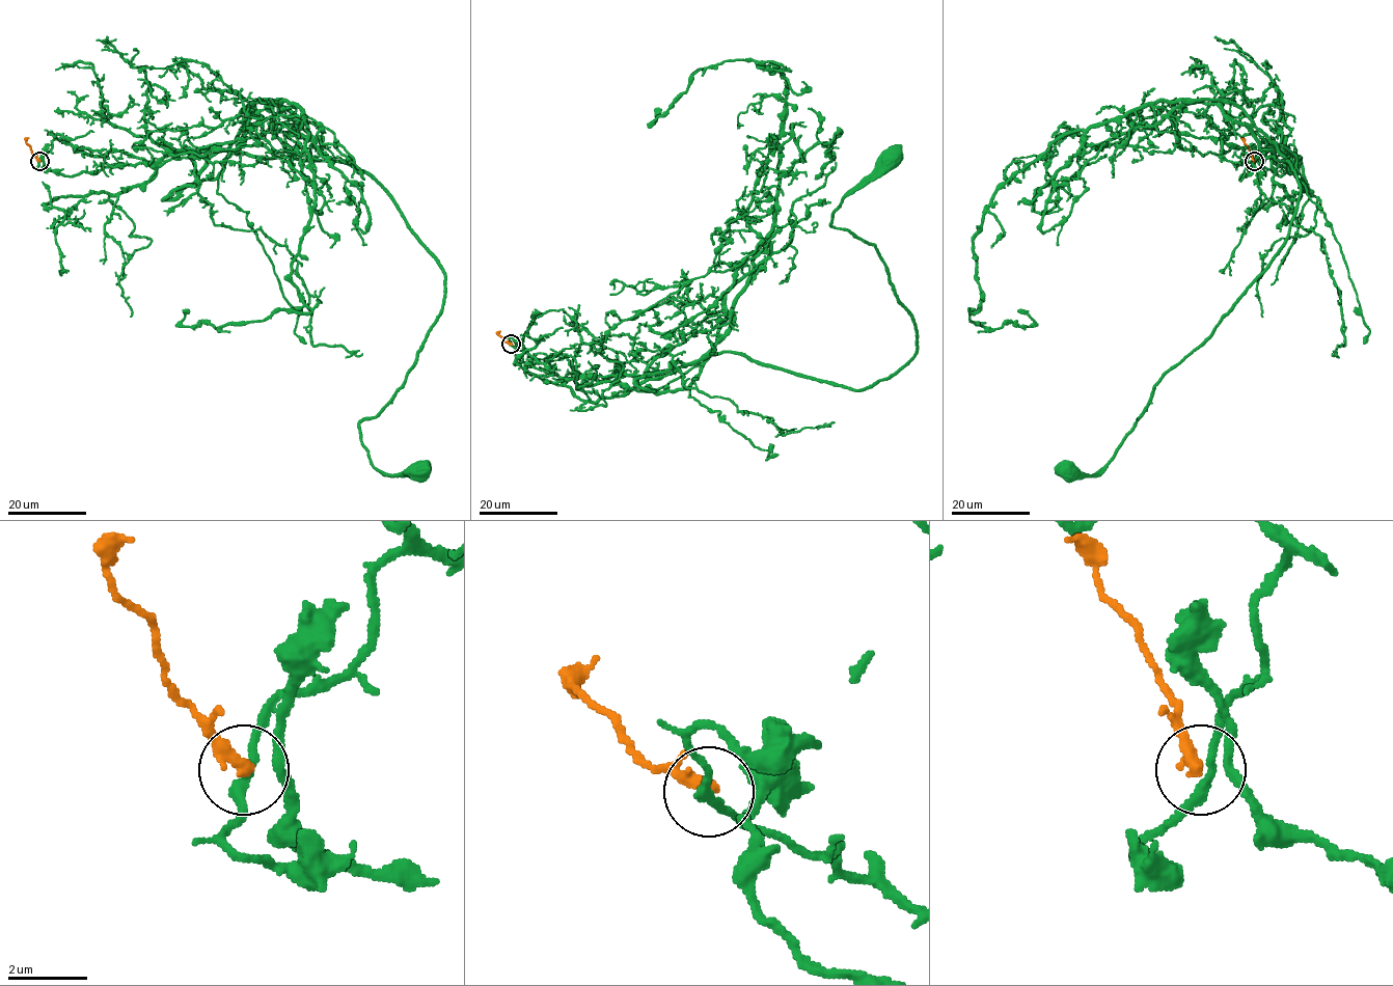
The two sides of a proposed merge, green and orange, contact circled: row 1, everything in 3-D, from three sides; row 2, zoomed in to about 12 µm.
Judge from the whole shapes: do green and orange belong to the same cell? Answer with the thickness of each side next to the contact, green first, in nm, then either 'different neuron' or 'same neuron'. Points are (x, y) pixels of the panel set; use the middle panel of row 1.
240/360 nm | different neuron

